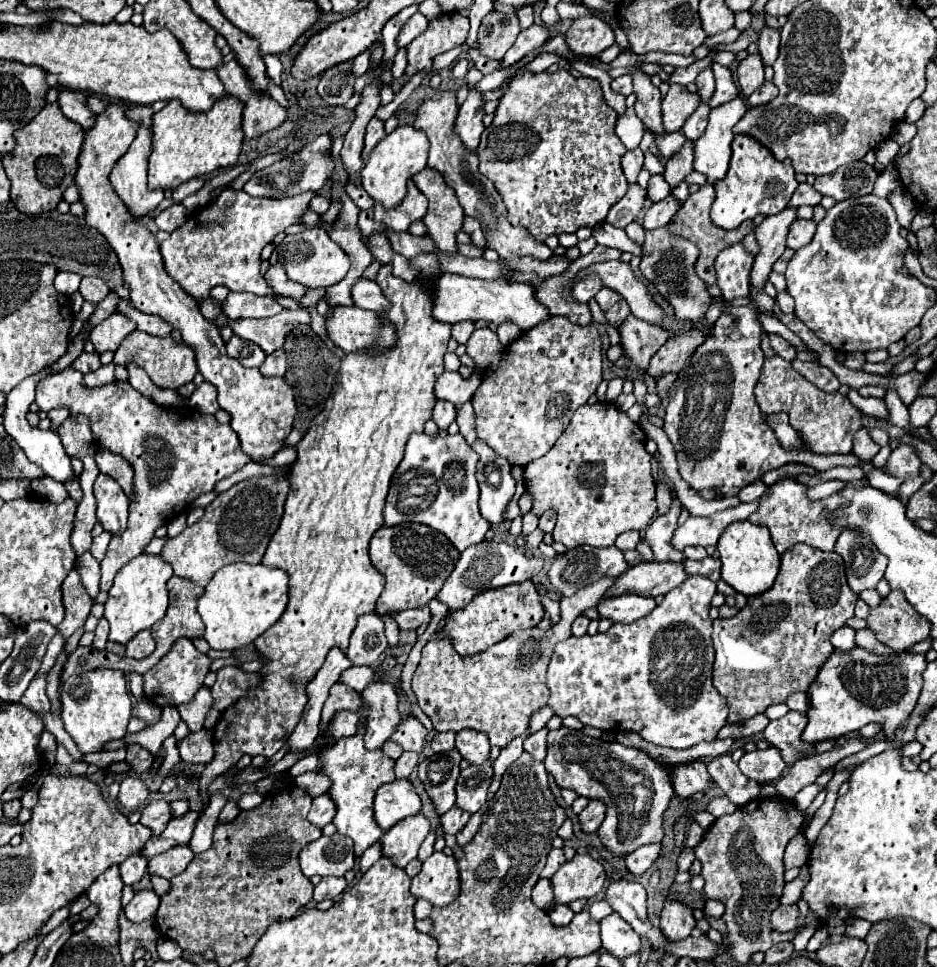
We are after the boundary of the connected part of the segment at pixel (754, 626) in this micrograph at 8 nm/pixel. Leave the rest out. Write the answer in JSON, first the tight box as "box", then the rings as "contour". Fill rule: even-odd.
{"box":[713,543,857,723],"contour":[[[803,543],[787,549],[783,555],[781,555],[781,569],[779,569],[779,575],[773,583],[773,587],[761,595],[755,595],[755,597],[749,597],[747,599],[747,605],[731,619],[715,619],[713,621],[713,647],[715,647],[715,663],[713,663],[713,685],[717,687],[719,695],[723,695],[723,699],[727,701],[727,707],[729,707],[729,717],[727,717],[727,723],[741,723],[741,721],[747,721],[751,719],[753,715],[757,713],[763,713],[767,707],[775,705],[775,703],[785,703],[787,701],[787,695],[795,693],[795,691],[807,691],[809,685],[817,679],[819,675],[819,669],[823,667],[823,663],[829,659],[829,655],[833,655],[833,645],[829,641],[829,637],[839,629],[839,627],[845,627],[847,621],[853,617],[853,609],[855,609],[855,603],[857,603],[857,597],[851,593],[849,585],[847,585],[847,579],[845,579],[845,563],[843,563],[843,557],[835,551],[815,551],[813,547],[807,547]]]}

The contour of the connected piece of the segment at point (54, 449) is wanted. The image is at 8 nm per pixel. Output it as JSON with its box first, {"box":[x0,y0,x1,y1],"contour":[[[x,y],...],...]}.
{"box":[3,369,75,483],"contour":[[[41,369],[41,371],[37,371],[35,375],[27,377],[23,383],[19,383],[13,391],[7,393],[5,413],[3,413],[3,427],[5,427],[5,431],[19,443],[19,447],[25,451],[27,459],[31,459],[33,463],[39,463],[39,467],[43,467],[43,471],[45,471],[49,477],[53,477],[55,481],[61,481],[61,483],[63,483],[63,481],[71,479],[75,473],[73,473],[73,469],[71,469],[69,455],[63,451],[63,443],[61,443],[59,435],[53,433],[53,431],[33,429],[33,427],[27,423],[27,419],[25,419],[25,413],[29,411],[29,405],[31,405],[33,399],[35,399],[35,387],[37,387],[37,383],[39,383],[45,375],[49,375],[49,371],[47,371],[47,369]]]}

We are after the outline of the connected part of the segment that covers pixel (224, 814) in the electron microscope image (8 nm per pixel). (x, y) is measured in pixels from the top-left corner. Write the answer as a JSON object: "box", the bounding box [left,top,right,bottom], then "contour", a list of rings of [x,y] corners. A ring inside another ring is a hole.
{"box":[219,800,240,823],"contour":[[[230,800],[227,802],[225,807],[222,809],[219,815],[219,823],[228,823],[233,821],[239,815],[240,808],[237,805],[236,801]]]}

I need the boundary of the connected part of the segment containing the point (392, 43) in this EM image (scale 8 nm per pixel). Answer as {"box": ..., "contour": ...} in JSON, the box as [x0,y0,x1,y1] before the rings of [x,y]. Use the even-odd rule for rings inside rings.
{"box":[381,5,417,84],"contour":[[[411,5],[411,7],[405,7],[403,11],[399,11],[395,17],[391,17],[387,23],[385,23],[385,27],[383,27],[383,31],[381,31],[381,41],[383,41],[384,54],[382,58],[383,63],[383,73],[381,78],[385,83],[393,84],[393,76],[392,76],[392,66],[394,63],[394,57],[397,53],[397,37],[399,37],[399,31],[401,31],[401,27],[405,25],[405,21],[413,15],[417,11],[417,5]]]}

